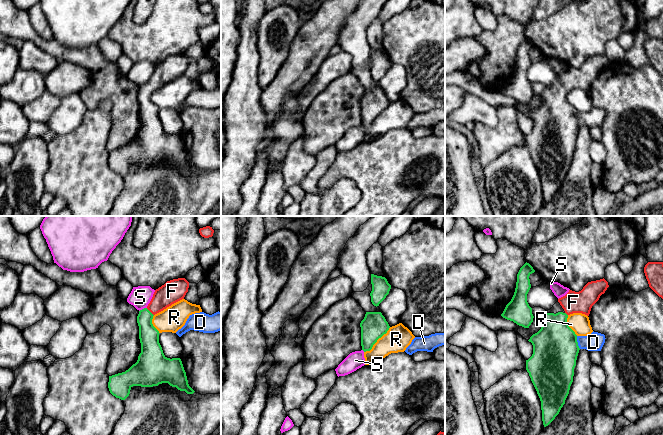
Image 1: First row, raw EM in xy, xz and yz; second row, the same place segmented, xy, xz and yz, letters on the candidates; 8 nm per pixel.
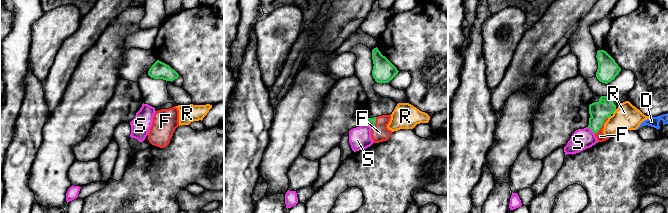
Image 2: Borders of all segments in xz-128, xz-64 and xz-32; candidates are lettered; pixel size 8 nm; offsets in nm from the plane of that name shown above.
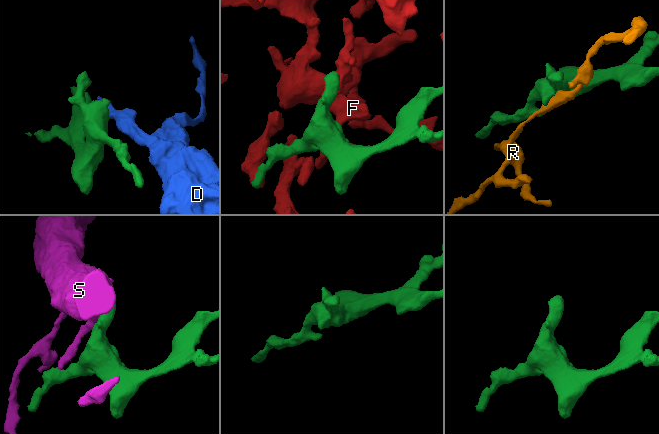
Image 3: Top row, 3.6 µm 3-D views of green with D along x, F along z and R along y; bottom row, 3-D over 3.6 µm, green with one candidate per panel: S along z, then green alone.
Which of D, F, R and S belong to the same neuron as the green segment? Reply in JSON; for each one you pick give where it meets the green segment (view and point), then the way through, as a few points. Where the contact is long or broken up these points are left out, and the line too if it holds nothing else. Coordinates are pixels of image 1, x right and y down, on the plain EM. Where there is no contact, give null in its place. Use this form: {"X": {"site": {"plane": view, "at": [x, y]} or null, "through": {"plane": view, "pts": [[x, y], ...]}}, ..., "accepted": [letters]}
{"F": {"site": {"plane": "xy", "at": [150, 88]}, "through": {"plane": "xy", "pts": [[149, 112], [150, 88], [172, 67]]}}, "accepted": ["F"]}

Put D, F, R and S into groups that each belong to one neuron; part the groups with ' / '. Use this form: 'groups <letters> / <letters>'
groups D / F / R / S

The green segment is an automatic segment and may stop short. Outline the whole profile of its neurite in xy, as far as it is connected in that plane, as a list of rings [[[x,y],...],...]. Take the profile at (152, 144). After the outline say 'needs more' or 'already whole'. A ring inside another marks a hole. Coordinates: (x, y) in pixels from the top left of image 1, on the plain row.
[[[178,54],[167,57],[164,61],[155,66],[148,82],[139,87],[137,99],[139,102],[139,115],[141,129],[138,136],[128,146],[109,152],[108,164],[110,169],[121,176],[125,176],[133,162],[153,163],[162,159],[168,159],[180,167],[193,170],[195,167],[189,162],[186,148],[180,134],[167,134],[159,119],[159,107],[153,102],[153,92],[172,80],[184,75],[188,68],[189,58],[185,54]]]; needs more

